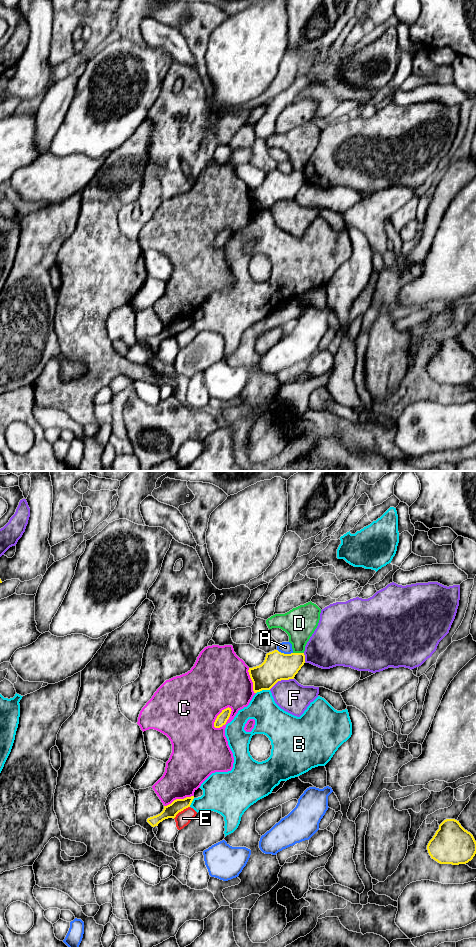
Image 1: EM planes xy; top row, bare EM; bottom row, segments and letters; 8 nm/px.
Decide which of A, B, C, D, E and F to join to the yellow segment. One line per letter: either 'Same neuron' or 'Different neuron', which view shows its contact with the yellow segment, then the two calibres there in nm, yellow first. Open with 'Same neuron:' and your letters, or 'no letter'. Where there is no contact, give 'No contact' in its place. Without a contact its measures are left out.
Same neuron: no letter
A: Different neuron. Touches yellow in xy. Thickness 240 nm (yellow) against 100 nm
B: Different neuron. Touches yellow in xy. Thickness 240 nm (yellow) against 240 nm
C: Different neuron. Touches yellow in xy. Thickness 90 nm (yellow) against 500 nm
D: Different neuron. Touches yellow in xy. Thickness 240 nm (yellow) against 260 nm
E: Different neuron. Touches yellow in xy. Thickness 110 nm (yellow) against 120 nm
F: Different neuron. Touches yellow in xy. Thickness 240 nm (yellow) against 260 nm

